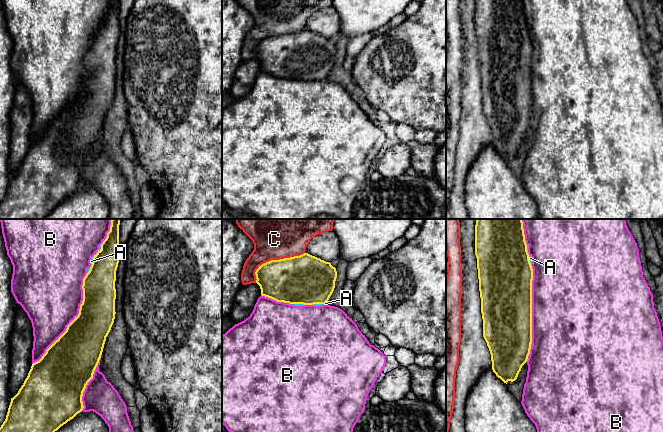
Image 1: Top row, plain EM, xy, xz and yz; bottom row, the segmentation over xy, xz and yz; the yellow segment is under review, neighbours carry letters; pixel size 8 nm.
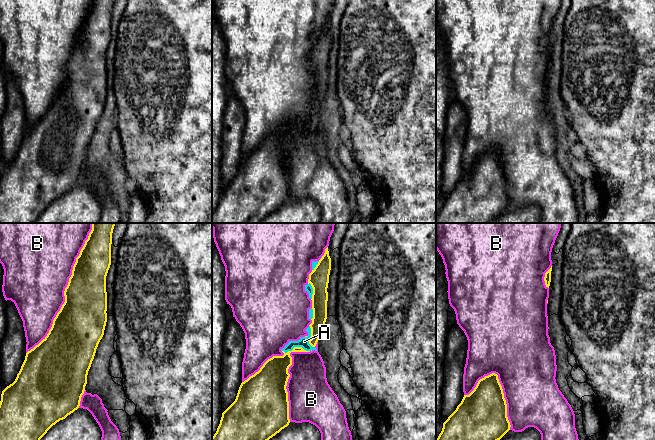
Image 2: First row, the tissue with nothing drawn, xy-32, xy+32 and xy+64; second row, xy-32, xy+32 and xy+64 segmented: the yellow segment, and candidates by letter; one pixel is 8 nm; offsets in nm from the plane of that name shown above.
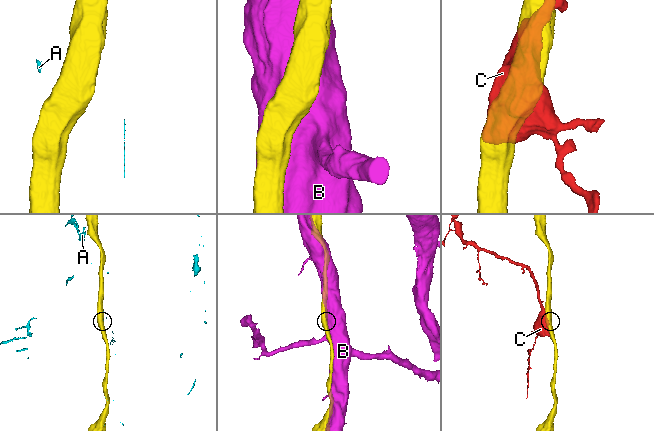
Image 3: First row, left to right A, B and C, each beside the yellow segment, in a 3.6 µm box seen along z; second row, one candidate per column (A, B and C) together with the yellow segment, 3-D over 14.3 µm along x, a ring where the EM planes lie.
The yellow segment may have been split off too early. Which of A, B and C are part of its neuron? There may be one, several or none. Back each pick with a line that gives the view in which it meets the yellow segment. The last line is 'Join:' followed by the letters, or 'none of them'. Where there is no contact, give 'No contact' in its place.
Join: none of them

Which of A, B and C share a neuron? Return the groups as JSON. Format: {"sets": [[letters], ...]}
{"sets": [["A", "B"], ["C"]]}

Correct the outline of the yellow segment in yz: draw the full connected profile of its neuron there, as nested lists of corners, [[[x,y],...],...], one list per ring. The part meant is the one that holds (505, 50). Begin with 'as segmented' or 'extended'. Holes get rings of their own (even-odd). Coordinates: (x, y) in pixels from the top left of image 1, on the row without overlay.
as segmented; [[[476,0],[475,31],[481,74],[483,113],[491,130],[492,146],[507,160],[515,157],[527,138],[532,119],[532,56],[533,45],[529,36],[523,0]]]

